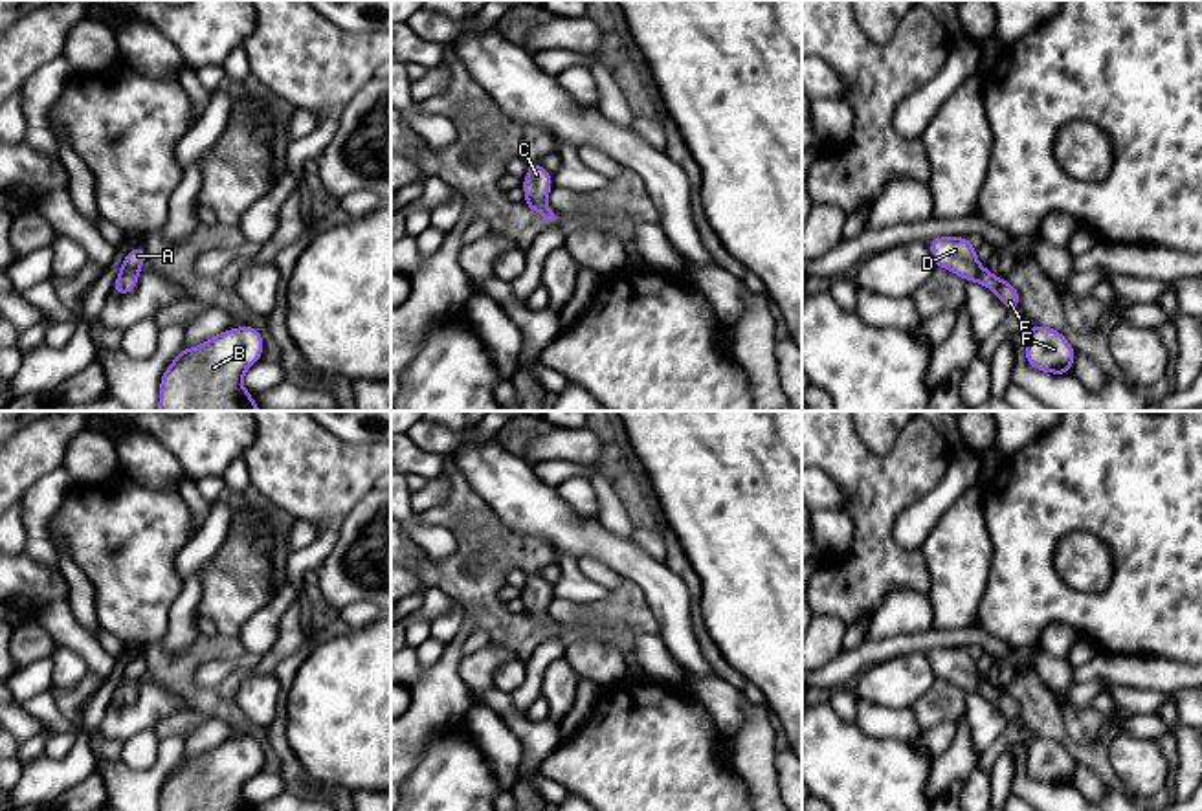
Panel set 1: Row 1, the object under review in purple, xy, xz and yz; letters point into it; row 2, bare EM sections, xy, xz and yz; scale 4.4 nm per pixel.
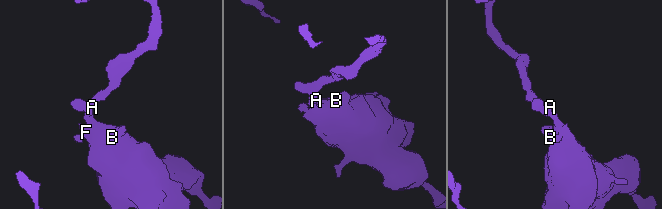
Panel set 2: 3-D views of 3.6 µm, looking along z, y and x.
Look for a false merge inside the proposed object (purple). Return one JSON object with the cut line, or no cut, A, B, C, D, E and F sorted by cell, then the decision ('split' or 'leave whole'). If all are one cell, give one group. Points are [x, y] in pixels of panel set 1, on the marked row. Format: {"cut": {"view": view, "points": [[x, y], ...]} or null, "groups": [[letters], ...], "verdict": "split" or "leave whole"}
{"cut": null, "groups": [["A", "B", "C", "D", "E", "F"]], "verdict": "leave whole"}

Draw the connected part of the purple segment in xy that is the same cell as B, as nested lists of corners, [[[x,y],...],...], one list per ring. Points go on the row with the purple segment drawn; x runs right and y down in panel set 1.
[[[246,323],[180,349],[160,378],[158,411],[261,411],[242,376],[262,347],[262,334]]]

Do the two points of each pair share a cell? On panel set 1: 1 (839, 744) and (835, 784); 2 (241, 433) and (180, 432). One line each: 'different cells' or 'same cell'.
1: same cell
2: same cell

